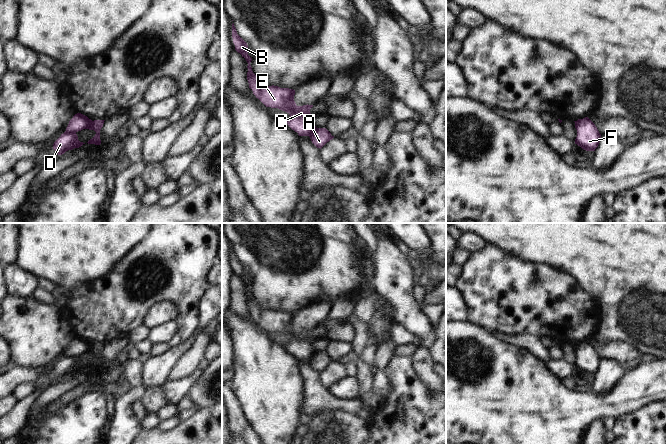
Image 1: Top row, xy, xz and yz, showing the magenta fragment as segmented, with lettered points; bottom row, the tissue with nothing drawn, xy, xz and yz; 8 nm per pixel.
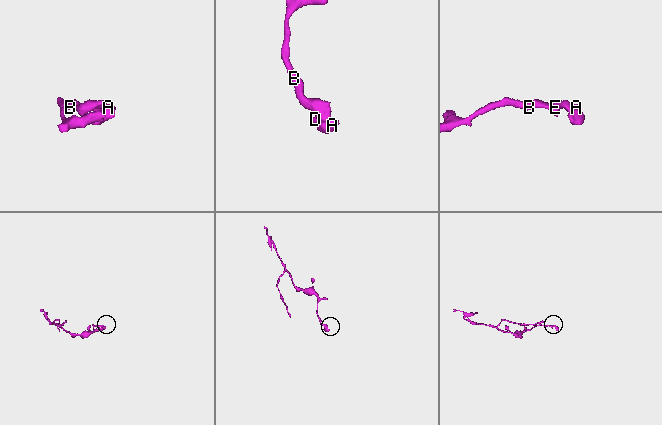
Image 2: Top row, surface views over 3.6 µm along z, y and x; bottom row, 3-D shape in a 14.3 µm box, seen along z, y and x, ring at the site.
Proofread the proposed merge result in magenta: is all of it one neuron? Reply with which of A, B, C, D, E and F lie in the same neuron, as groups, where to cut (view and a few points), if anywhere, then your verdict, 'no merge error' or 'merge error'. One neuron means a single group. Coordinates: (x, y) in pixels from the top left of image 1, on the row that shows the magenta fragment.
A D F / B C E; cut in xy along (66, 130), (75, 133); merge error

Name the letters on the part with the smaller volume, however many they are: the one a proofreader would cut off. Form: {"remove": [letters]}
{"remove": ["A", "D", "F"]}

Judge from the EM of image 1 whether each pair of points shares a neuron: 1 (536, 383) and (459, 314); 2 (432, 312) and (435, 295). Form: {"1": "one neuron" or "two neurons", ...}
{"1": "two neurons", "2": "two neurons"}

